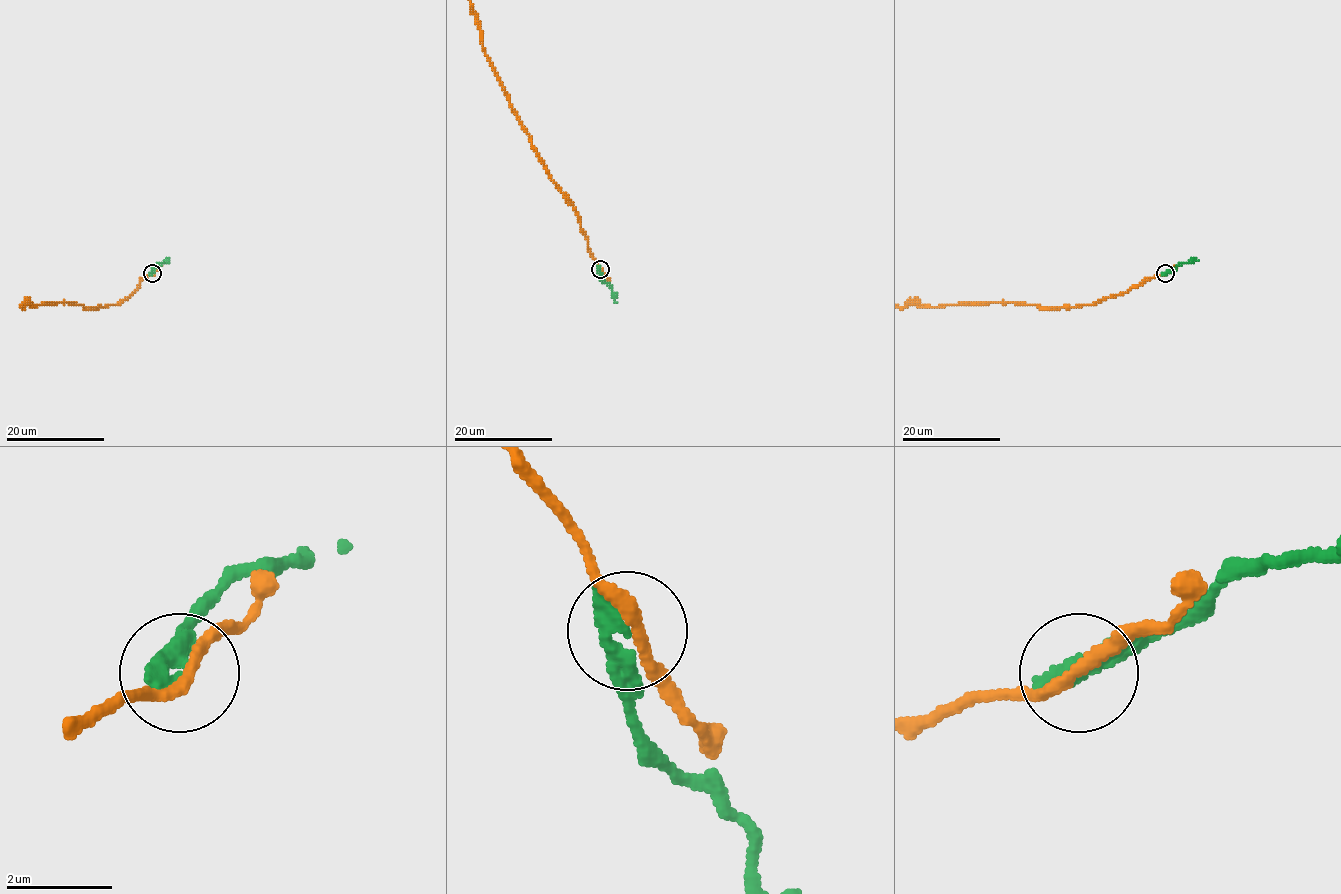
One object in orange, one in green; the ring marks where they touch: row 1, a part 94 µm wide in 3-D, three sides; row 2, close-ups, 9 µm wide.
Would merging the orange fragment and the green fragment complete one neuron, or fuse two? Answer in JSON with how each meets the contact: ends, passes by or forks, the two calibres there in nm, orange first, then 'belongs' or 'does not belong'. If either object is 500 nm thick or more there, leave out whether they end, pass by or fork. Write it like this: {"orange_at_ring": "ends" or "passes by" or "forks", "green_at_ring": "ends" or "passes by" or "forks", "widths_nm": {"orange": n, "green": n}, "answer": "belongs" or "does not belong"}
{"orange_at_ring": "passes by", "green_at_ring": "ends", "widths_nm": {"orange": 220, "green": 380}, "answer": "does not belong"}

